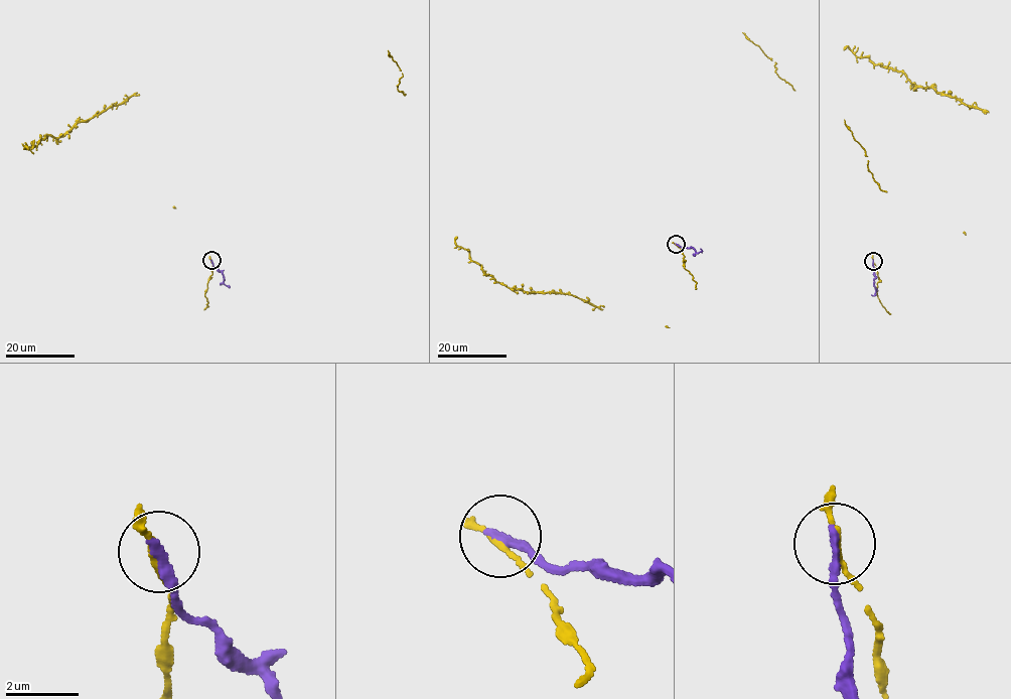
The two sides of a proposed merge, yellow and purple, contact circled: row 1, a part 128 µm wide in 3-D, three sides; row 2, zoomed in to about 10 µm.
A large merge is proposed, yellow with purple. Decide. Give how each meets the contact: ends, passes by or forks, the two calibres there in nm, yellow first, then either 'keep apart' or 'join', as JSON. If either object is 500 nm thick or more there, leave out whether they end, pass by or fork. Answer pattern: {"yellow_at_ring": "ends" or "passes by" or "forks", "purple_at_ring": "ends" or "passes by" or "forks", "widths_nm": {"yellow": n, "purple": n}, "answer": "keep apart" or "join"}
{"yellow_at_ring": "passes by", "purple_at_ring": "ends", "widths_nm": {"yellow": 150, "purple": 240}, "answer": "keep apart"}

